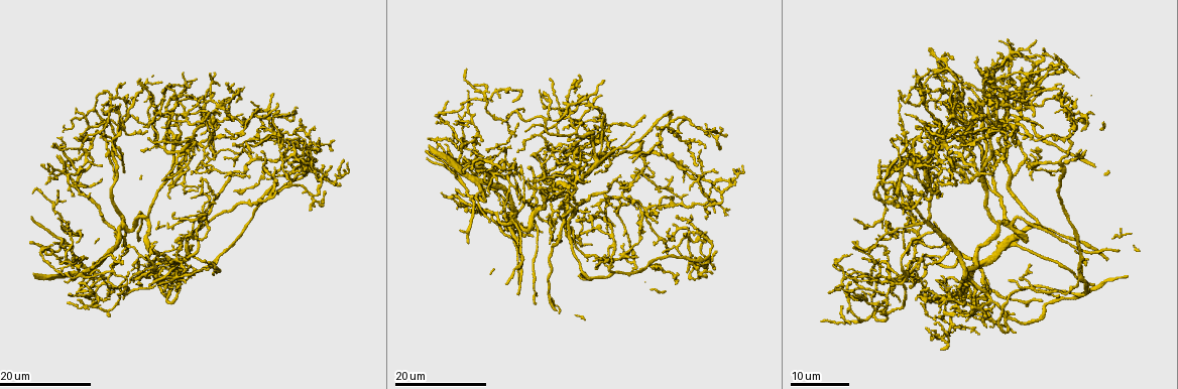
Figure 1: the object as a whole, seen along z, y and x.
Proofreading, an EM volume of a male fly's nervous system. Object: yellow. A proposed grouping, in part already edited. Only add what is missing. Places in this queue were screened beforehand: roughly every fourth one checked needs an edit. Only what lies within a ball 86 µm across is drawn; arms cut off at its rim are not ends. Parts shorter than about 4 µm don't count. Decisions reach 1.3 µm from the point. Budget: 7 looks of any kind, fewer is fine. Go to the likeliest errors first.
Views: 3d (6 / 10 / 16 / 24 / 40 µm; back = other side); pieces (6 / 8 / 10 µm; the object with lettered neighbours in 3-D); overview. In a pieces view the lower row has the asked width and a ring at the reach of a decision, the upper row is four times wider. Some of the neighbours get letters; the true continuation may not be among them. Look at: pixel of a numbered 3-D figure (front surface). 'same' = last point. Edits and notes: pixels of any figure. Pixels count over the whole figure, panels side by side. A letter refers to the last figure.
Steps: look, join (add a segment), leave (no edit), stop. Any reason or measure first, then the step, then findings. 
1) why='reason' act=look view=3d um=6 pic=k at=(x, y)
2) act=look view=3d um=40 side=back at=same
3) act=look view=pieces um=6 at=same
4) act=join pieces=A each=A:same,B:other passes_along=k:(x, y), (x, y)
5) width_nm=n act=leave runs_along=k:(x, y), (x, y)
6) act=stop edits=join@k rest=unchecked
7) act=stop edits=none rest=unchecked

why='branch stops here' act=look view=3d um=24 pic=1 at=(549, 80)

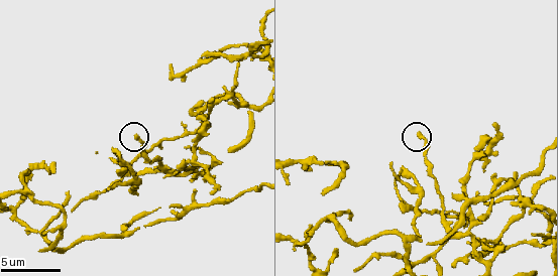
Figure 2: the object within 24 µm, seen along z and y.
act=look view=pieces um=8 pic=2 at=(137, 137)

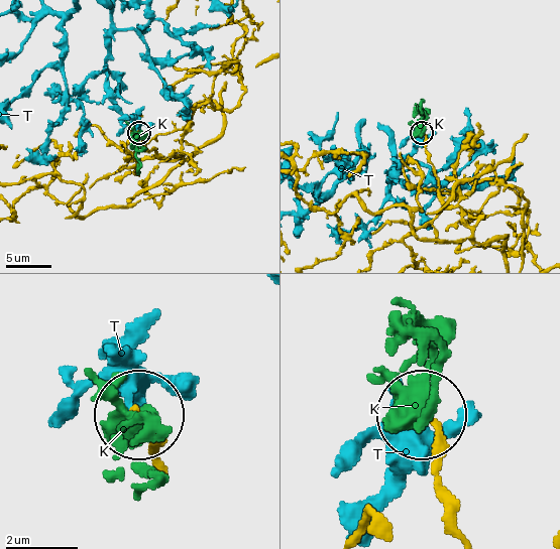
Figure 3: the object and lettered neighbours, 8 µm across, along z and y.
act=leave each=K:other,T:other found='no lettered segment goes on from it'

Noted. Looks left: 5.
why='free end' act=look view=3d um=16 pic=1 at=(490, 221)

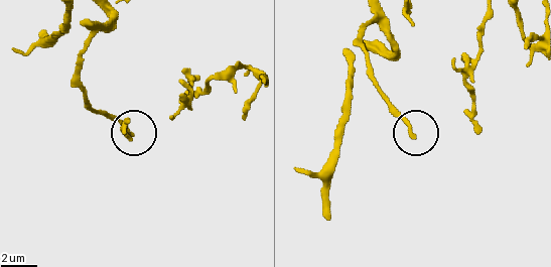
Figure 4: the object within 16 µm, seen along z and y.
act=look view=pieces um=10 pic=4 at=(413, 136)

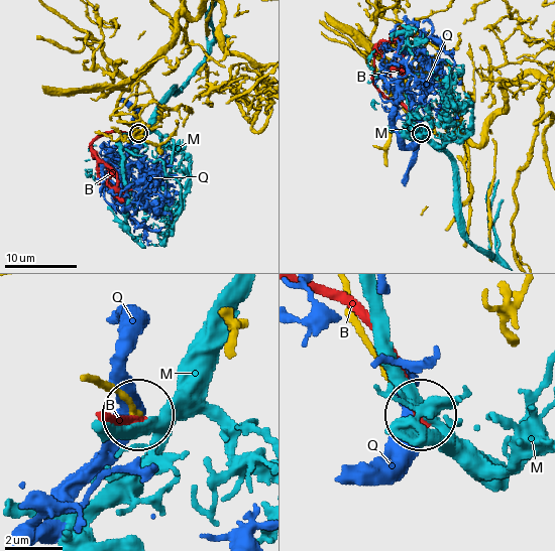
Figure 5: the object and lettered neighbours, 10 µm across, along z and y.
act=leave each=B:other,M:other,Q:other found='no lettered segment goes on from it'

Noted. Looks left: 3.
why='long arm stops here' act=look view=3d um=24 pic=1 at=(942, 311)

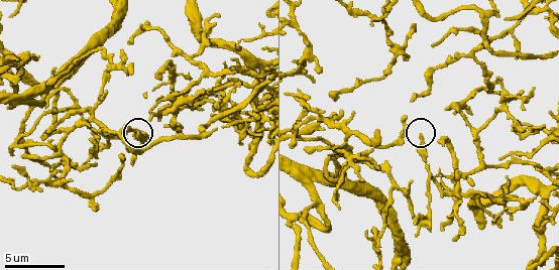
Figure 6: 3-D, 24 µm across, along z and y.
act=look view=pieces um=8 pic=6 at=(419, 134)

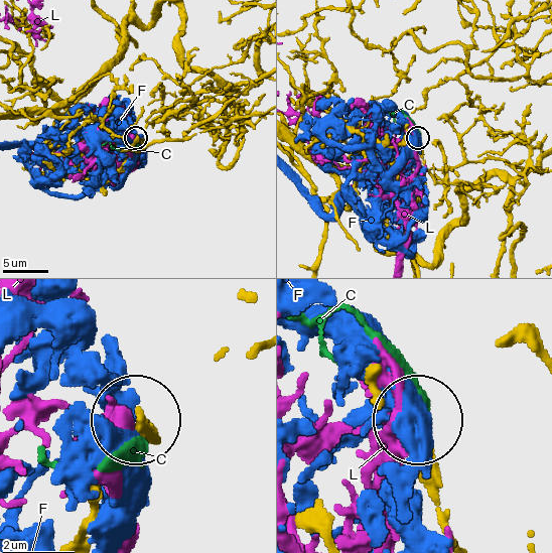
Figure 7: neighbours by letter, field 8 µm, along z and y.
act=leave each=C:other,F:other,L:other found='none of them fits'

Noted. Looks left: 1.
act=stop edits=none rest=unchecked

